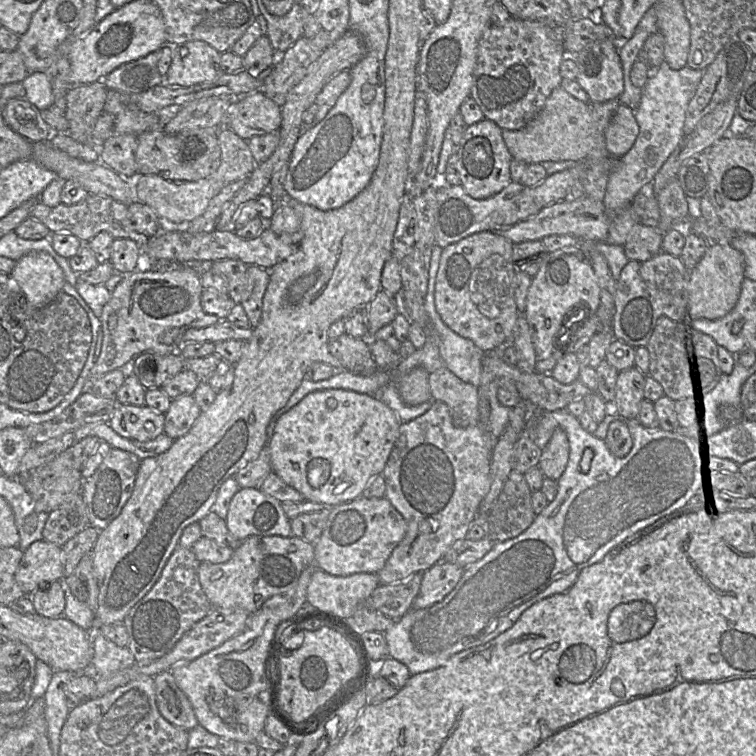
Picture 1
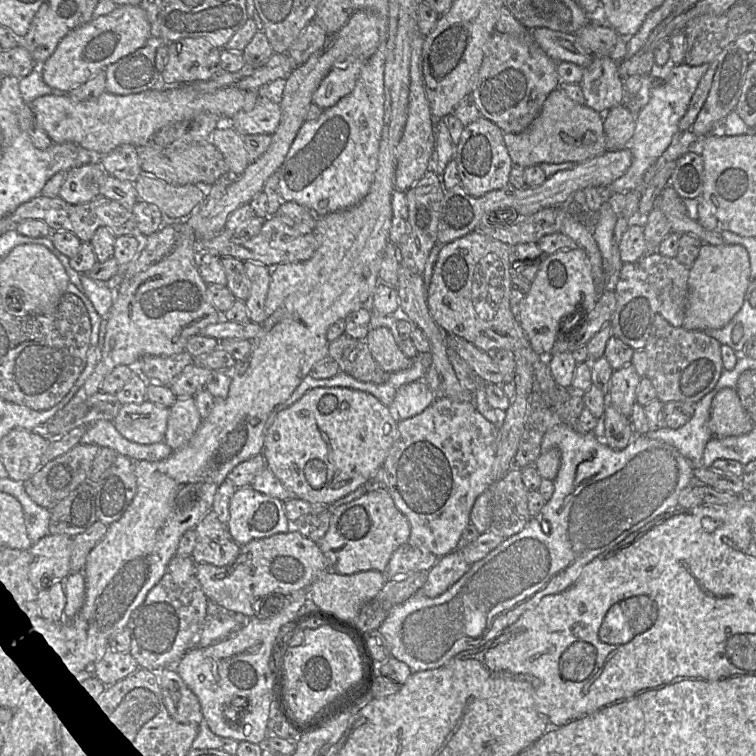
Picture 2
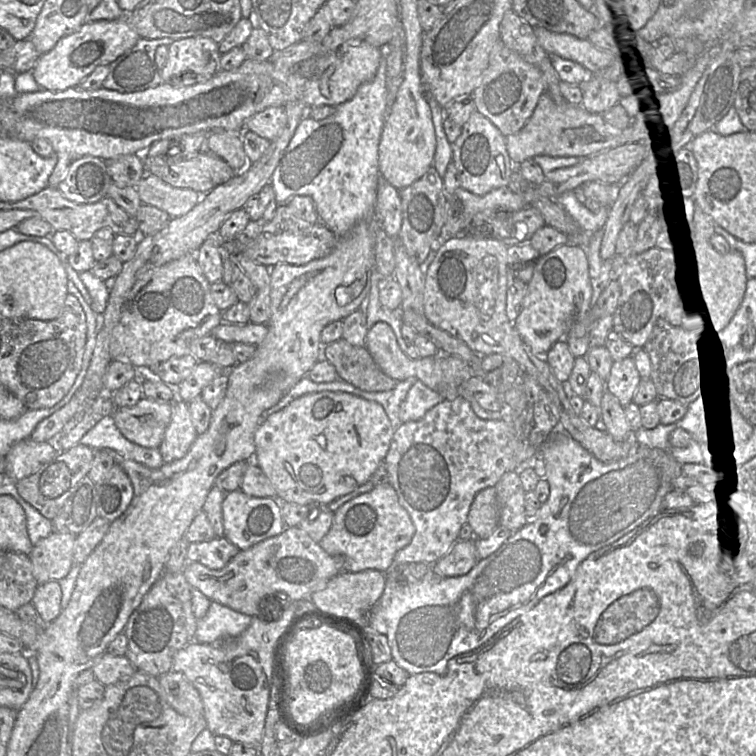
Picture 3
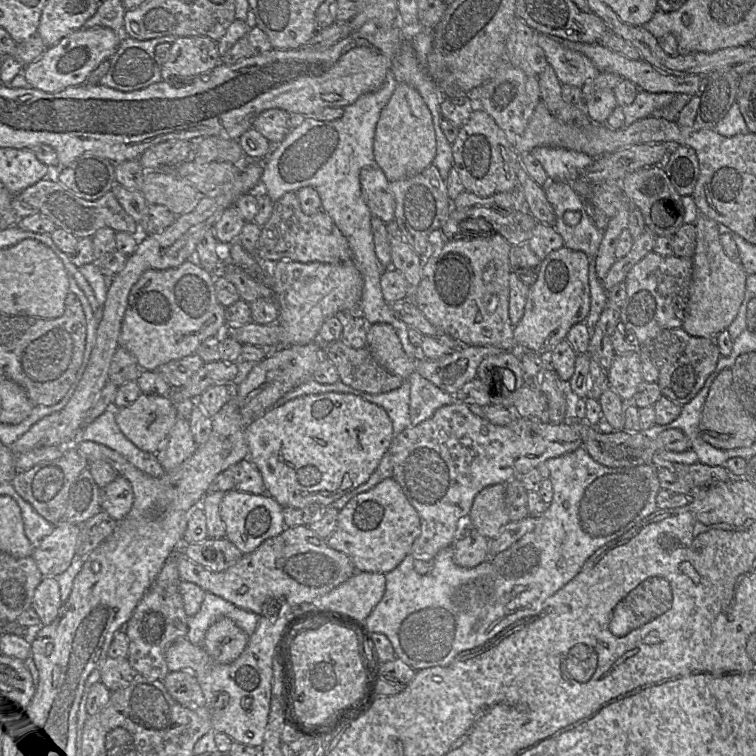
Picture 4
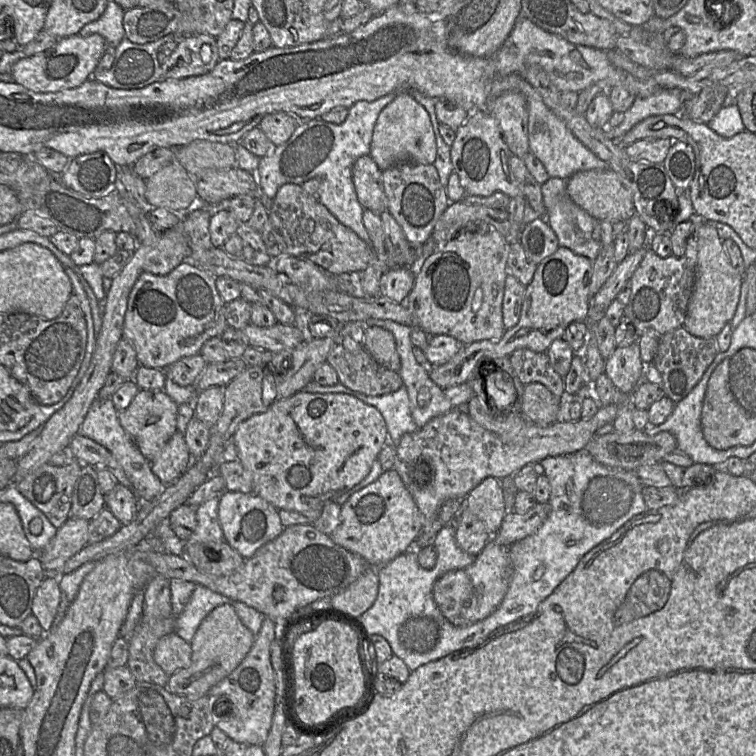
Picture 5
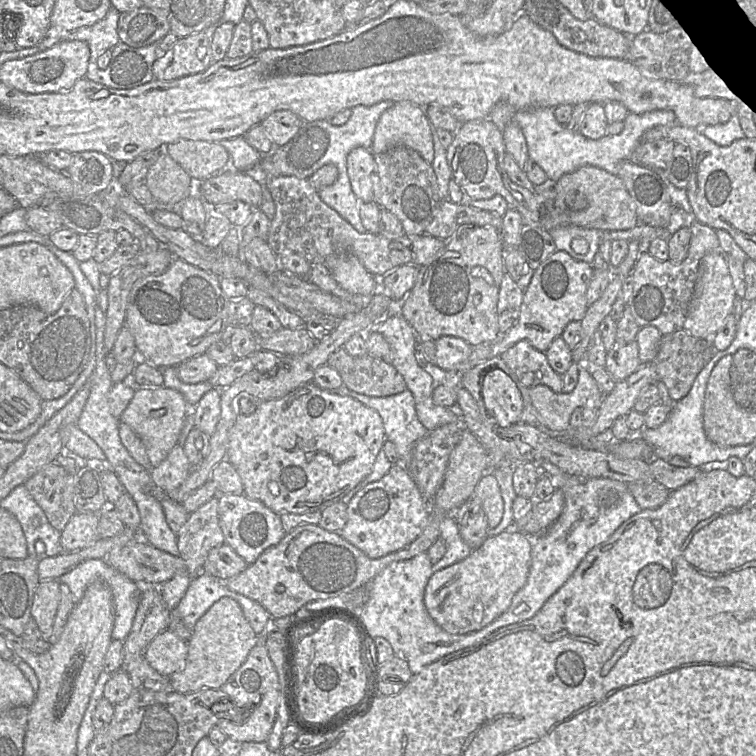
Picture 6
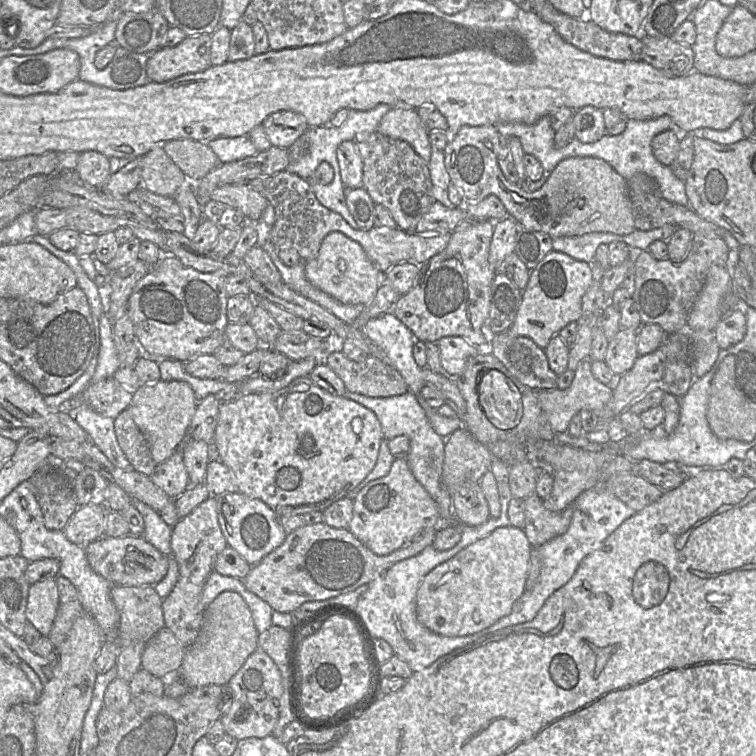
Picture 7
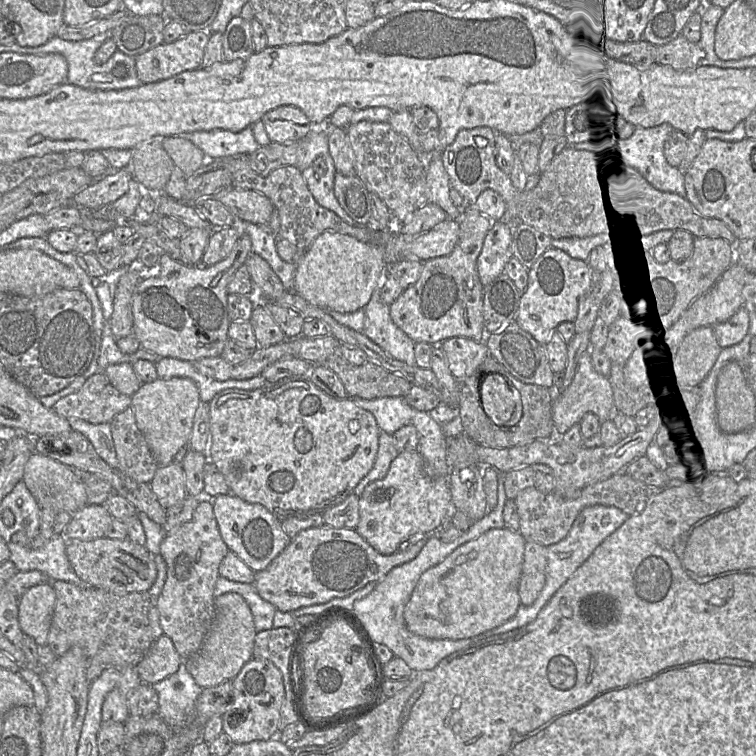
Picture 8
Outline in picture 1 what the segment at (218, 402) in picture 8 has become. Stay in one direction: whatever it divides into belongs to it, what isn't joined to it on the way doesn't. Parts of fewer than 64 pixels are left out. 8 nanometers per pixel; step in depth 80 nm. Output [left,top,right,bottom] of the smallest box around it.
[267,389,401,507]

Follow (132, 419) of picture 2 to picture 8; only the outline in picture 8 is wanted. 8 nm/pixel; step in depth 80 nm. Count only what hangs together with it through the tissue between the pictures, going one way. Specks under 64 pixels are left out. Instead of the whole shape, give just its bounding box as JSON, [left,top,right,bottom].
[131,378,200,467]

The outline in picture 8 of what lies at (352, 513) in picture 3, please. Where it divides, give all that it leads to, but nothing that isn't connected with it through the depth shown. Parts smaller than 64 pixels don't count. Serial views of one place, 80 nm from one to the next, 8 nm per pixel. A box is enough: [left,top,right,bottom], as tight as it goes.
[355,450,452,555]

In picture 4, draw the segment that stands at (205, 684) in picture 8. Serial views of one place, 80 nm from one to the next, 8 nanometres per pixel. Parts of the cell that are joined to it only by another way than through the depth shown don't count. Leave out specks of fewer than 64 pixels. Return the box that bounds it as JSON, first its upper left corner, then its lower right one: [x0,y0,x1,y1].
[162,618,249,709]

